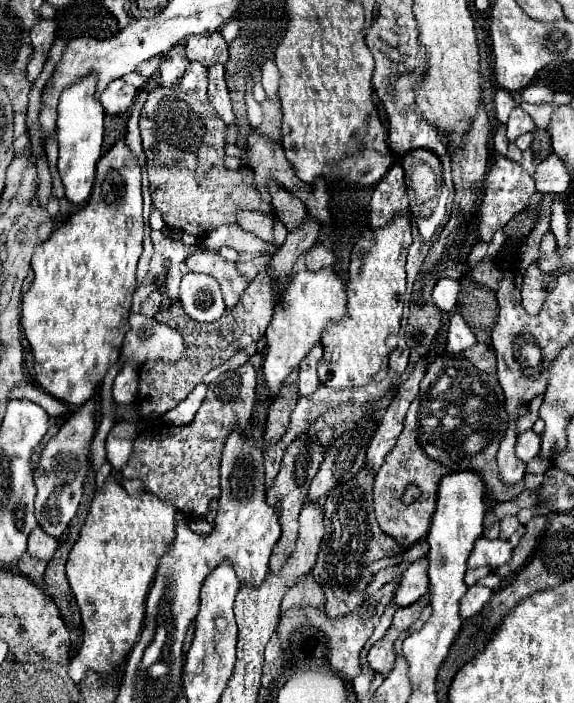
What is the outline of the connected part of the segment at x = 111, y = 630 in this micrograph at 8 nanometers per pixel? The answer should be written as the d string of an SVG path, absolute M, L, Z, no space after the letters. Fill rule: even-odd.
M109 475L101 491L95 493L81 535L73 545L67 561L67 581L81 609L83 623L83 647L69 665L69 677L75 683L79 683L89 669L103 675L109 673L113 665L123 661L123 657L139 641L139 631L145 615L145 597L151 587L159 555L175 537L175 513L177 507L171 501L163 501L149 491L129 495L113 475Z

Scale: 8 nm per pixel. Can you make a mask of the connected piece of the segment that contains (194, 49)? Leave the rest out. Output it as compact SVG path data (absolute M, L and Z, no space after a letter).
M219 31L213 35L191 35L185 41L185 49L189 61L199 61L203 65L223 65L227 61L227 43Z

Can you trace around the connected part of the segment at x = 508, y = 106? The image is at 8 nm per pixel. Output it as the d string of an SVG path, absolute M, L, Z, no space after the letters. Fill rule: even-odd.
M499 89L499 91L495 93L495 113L497 113L497 119L499 119L501 123L507 123L507 117L509 117L509 113L511 113L511 109L513 109L515 105L517 105L517 103L515 103L515 99L513 99L513 95L511 95L509 91Z

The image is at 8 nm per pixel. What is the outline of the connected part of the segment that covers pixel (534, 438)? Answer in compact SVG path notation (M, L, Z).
M531 429L517 437L515 453L523 463L529 463L535 455L539 455L539 449L541 449L541 437L537 433L533 433Z

